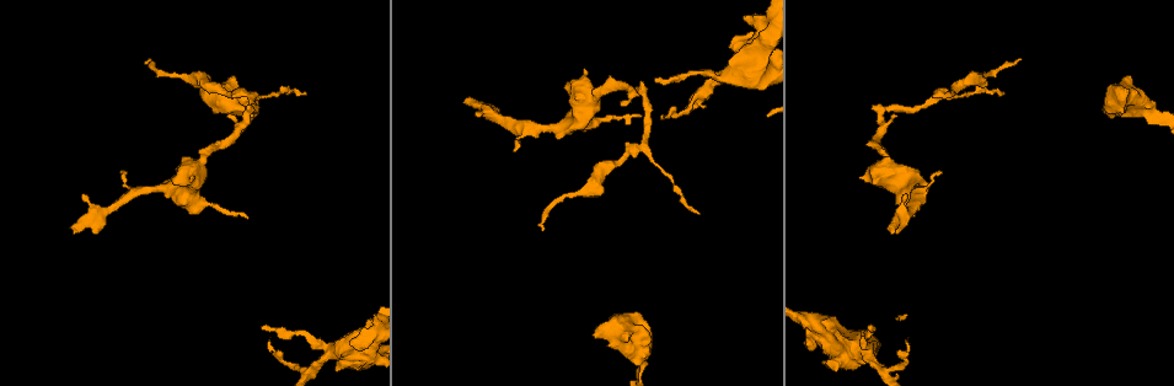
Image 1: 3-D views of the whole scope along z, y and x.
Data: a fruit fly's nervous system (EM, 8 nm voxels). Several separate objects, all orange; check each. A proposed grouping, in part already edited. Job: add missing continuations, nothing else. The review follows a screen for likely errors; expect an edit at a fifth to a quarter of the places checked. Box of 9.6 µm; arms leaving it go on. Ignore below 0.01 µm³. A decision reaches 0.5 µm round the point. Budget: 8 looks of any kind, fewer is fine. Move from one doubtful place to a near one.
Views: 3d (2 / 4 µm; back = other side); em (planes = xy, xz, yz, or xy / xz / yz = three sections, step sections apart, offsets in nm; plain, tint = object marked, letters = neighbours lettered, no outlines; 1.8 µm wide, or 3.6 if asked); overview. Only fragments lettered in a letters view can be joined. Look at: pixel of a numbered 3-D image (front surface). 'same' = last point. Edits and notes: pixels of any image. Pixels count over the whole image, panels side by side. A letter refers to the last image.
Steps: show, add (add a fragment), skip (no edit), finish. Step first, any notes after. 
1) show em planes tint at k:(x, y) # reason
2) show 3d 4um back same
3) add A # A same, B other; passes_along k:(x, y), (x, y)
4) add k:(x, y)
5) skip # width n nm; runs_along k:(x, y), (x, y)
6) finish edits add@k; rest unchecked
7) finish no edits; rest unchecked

show 3d 4um at 1:(176, 76) # thick turns thin

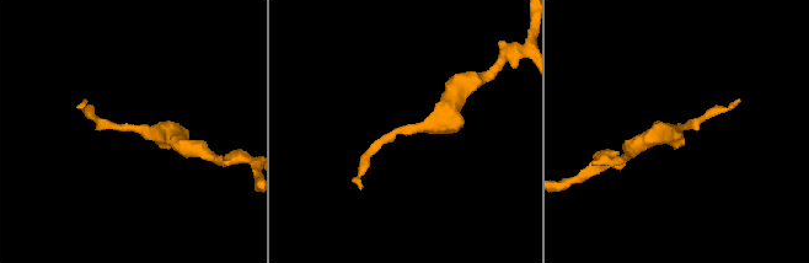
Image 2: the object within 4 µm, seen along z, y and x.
show em planes tint at 2:(130, 128)

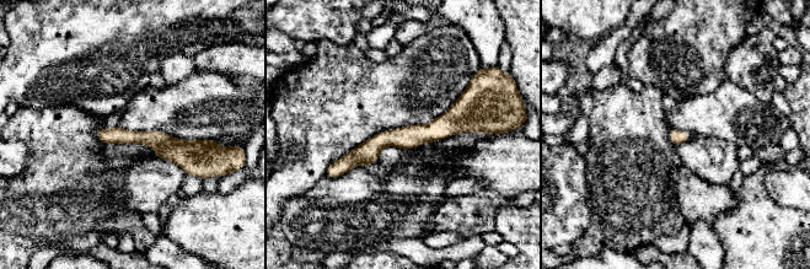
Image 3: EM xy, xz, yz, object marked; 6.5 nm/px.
show em planes letters same # what lies round it

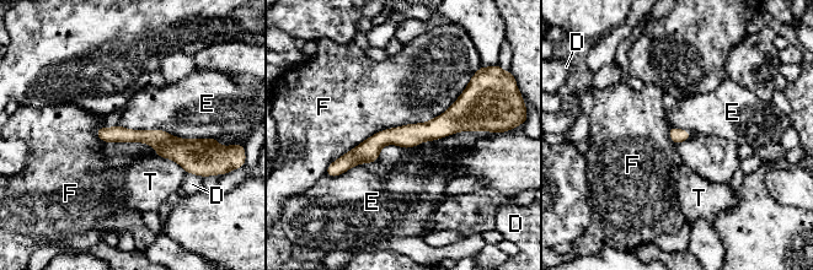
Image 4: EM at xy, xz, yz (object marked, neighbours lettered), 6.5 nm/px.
skip # width 100 nm; longest_contact F 1100 nm; D other, E other, F other, T other; none of them fits

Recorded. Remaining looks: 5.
show em planes letters at 1:(252, 116) # thick end

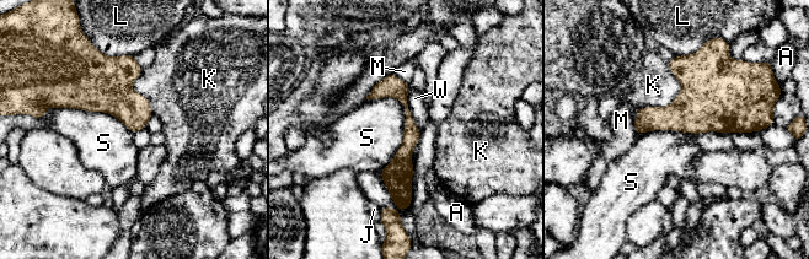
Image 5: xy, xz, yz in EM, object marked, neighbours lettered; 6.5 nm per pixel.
skip # A other, J other, K other, L other, M other, S other, W other; no lettered fragment goes on from it

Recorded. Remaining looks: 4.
show 3d 2um at 1:(72, 227) # an open end

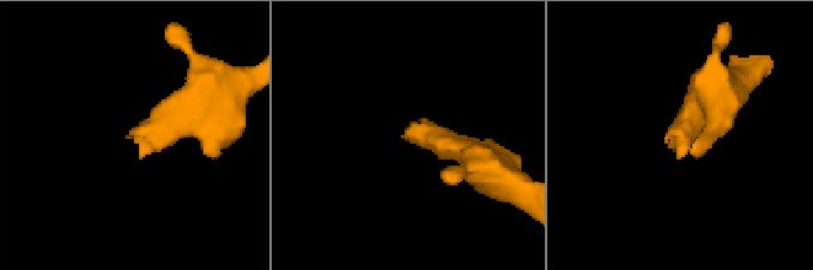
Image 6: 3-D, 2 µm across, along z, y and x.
show em xy step 16 tint at 6:(131, 131)

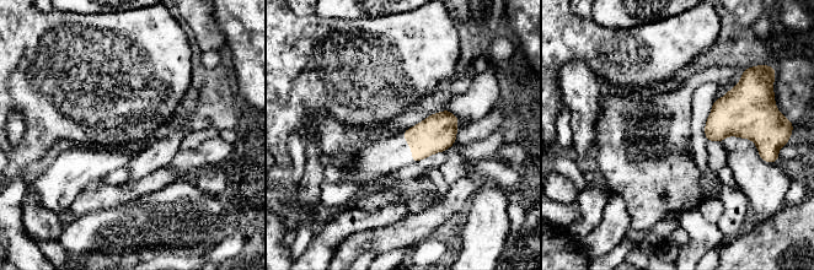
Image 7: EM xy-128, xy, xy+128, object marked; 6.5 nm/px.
show em planes letters same # cut it another way

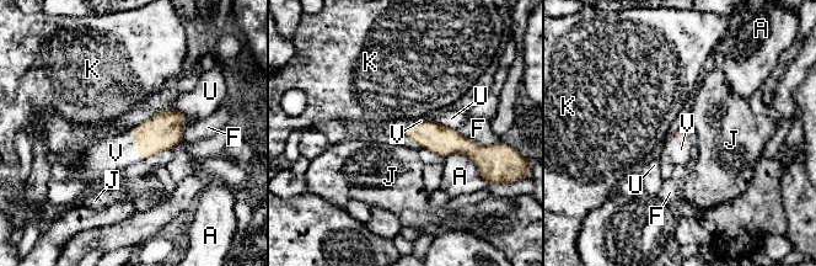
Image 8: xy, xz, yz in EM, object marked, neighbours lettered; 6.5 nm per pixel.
add 8:(116, 153) # A other, F other, J other, K other, U other, V same; passes_along 8:(165, 131), (137, 144), (116, 153); it goes on there

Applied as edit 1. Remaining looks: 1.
finish edits add@8; rest unchecked

